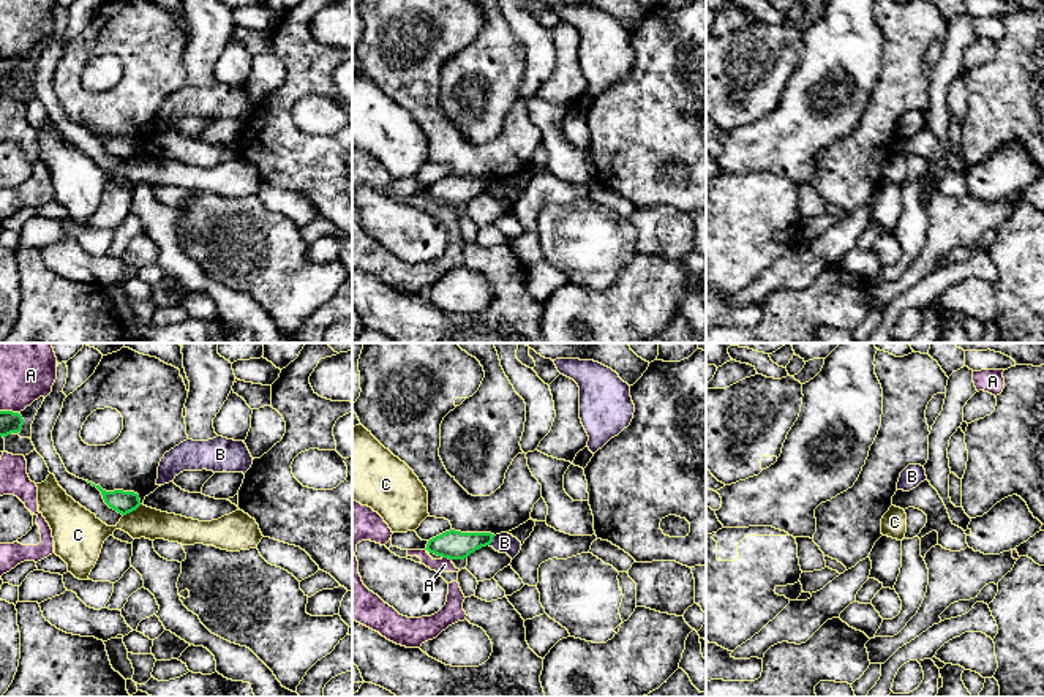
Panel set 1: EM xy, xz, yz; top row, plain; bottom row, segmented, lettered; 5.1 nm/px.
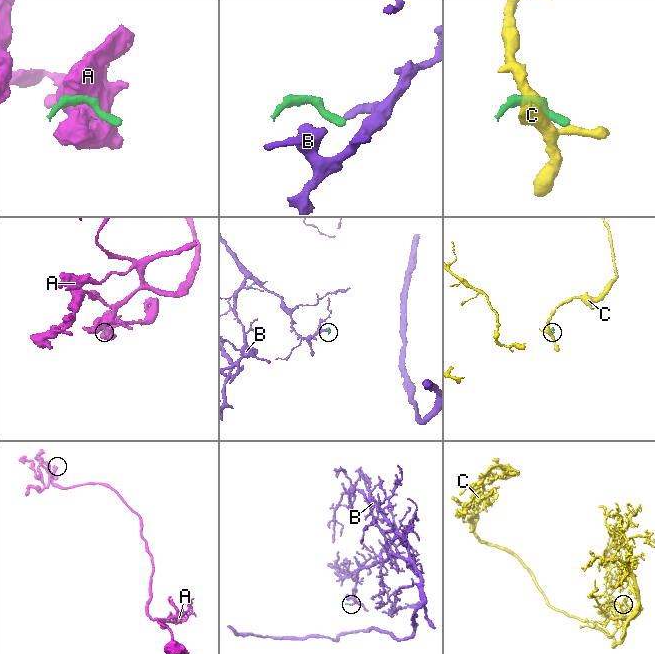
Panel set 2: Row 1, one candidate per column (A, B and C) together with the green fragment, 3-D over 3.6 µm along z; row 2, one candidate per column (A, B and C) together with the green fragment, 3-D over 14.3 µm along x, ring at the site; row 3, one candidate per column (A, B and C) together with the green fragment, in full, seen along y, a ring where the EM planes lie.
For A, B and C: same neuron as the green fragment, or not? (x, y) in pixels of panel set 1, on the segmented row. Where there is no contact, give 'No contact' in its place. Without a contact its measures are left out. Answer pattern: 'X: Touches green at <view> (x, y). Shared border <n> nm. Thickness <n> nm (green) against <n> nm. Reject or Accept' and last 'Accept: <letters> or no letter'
A: Touches green at xz (447, 557). Shared border 50 nm. Thickness 150 nm (green) against 70 nm. Reject
B: Touches green at xz (491, 541). Shared border 60 nm. Thickness 150 nm (green) against 110 nm. Reject
C: Touches green at xy (131, 511). Shared border 110 nm. Thickness 110 nm (green) against 180 nm. Reject
Accept: no letter

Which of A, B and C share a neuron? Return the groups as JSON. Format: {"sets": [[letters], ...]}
{"sets": [["A"], ["B"], ["C"]]}

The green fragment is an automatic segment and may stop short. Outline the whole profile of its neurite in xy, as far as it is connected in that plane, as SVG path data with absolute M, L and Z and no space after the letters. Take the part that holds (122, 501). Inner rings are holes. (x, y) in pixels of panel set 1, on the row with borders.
M95 484L92 485L101 492L104 503L122 515L126 515L141 506L139 495L134 492L123 490L106 492L100 485Z

